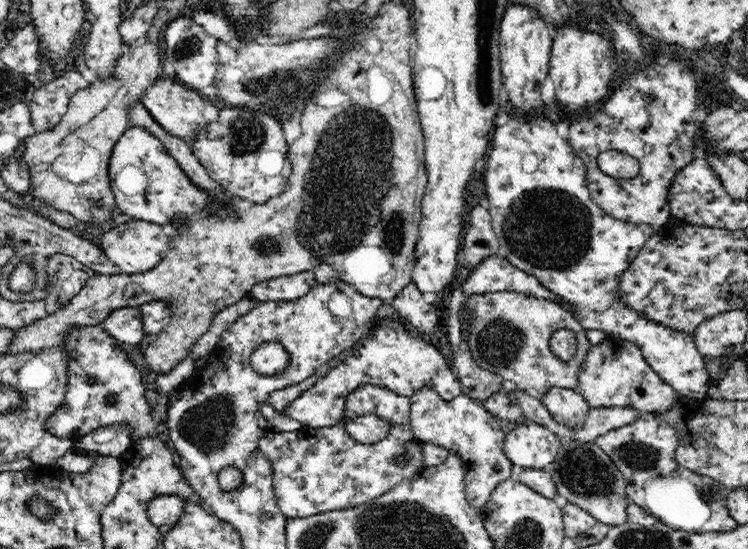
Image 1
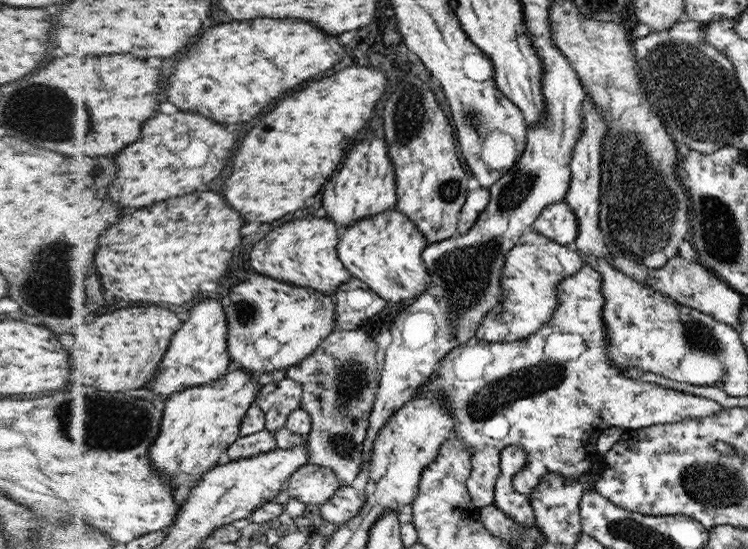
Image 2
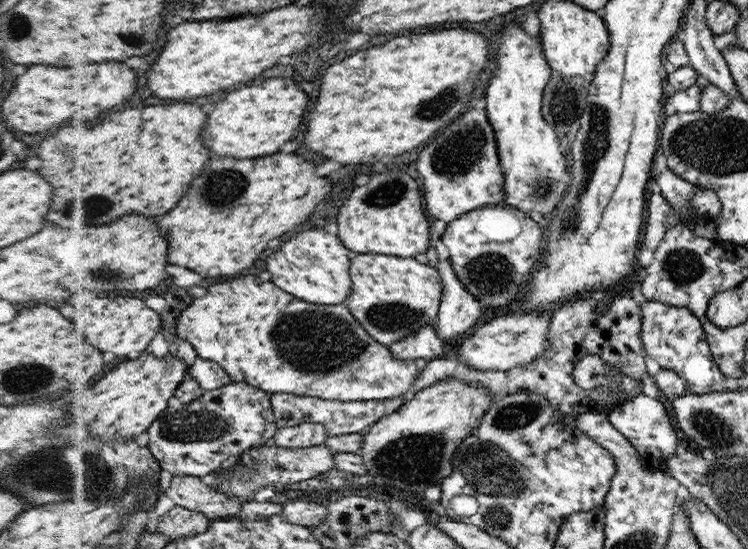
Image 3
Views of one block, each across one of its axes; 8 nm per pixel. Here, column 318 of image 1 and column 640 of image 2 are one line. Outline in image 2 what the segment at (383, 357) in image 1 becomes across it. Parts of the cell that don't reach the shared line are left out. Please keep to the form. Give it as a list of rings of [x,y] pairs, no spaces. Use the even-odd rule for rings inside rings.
[[[585,264],[578,273],[565,278],[565,280],[557,286],[557,293],[559,294],[561,304],[558,305],[553,317],[542,326],[538,332],[531,334],[528,338],[521,338],[521,340],[506,343],[486,342],[485,340],[472,338],[463,345],[457,346],[449,353],[446,353],[440,362],[440,366],[437,368],[436,374],[433,374],[434,377],[418,390],[417,393],[438,391],[439,399],[449,404],[453,415],[456,420],[458,420],[458,426],[452,436],[460,437],[465,442],[467,451],[471,456],[472,472],[467,481],[467,488],[470,498],[473,500],[474,504],[476,504],[477,508],[482,509],[485,506],[492,505],[496,500],[496,482],[500,471],[501,450],[510,445],[518,445],[526,451],[526,466],[514,475],[513,486],[518,492],[528,495],[541,485],[543,478],[548,474],[561,475],[566,479],[577,480],[581,474],[589,472],[591,470],[590,466],[592,466],[592,454],[597,453],[597,438],[603,433],[602,426],[604,426],[604,430],[610,427],[620,427],[625,431],[629,429],[636,430],[657,424],[678,422],[679,420],[687,418],[706,418],[714,416],[717,412],[724,409],[721,403],[716,402],[714,399],[667,389],[657,384],[643,381],[642,379],[629,378],[624,373],[624,370],[619,369],[612,360],[608,360],[609,340],[607,339],[607,328],[604,319],[605,297],[604,292],[601,290],[603,284],[604,279],[602,275],[597,270],[594,270],[592,266]]]

